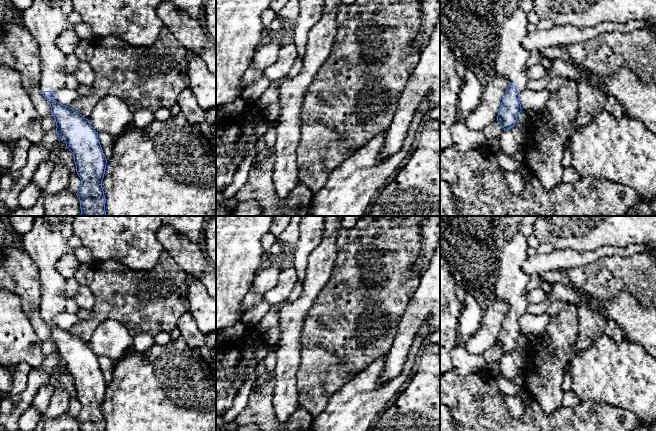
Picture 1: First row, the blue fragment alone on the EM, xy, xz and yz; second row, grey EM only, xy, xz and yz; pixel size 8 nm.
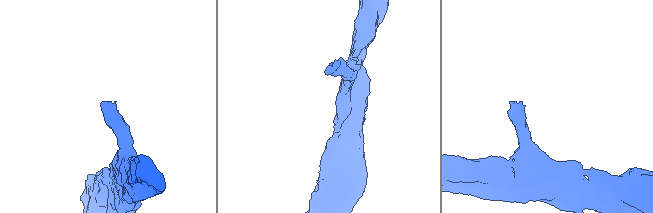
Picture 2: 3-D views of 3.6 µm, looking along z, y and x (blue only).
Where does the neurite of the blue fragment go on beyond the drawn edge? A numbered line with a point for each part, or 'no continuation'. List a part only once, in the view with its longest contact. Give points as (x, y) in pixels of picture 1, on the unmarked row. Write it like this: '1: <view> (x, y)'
1: yz (486, 253)

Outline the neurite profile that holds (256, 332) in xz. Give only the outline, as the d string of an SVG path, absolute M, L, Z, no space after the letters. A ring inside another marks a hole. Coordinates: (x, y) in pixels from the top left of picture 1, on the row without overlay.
M260 323L256 325L247 325L247 331L249 337L254 341L254 346L264 342L266 331L260 326Z

